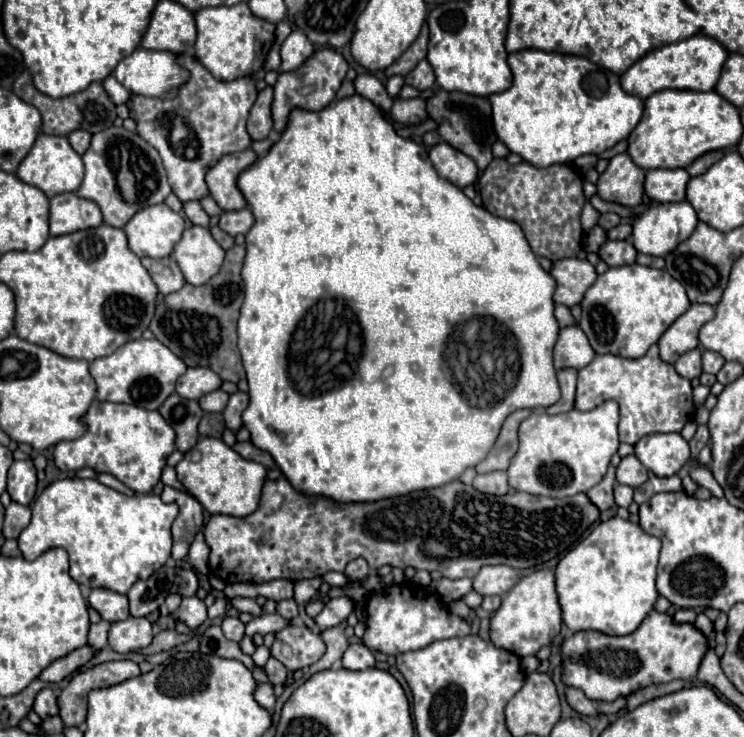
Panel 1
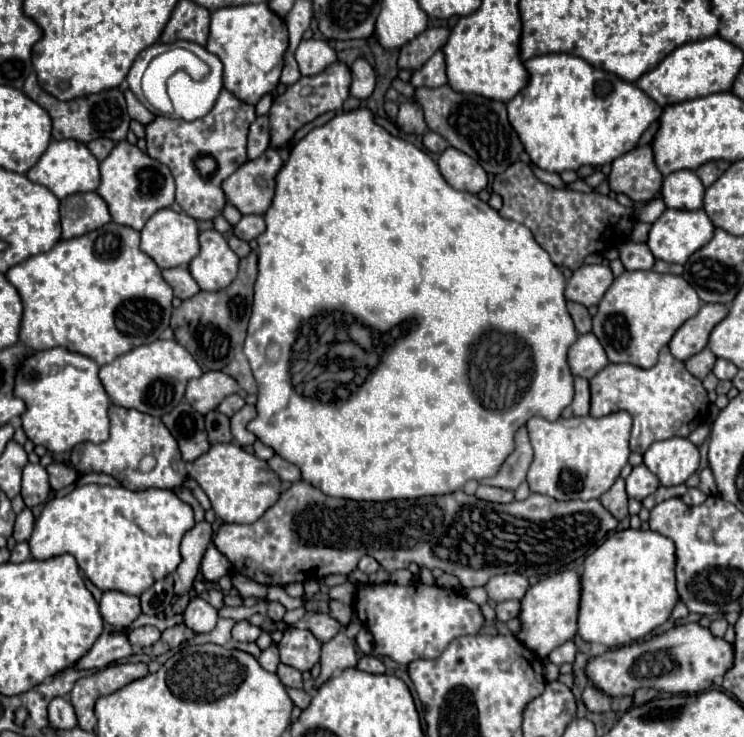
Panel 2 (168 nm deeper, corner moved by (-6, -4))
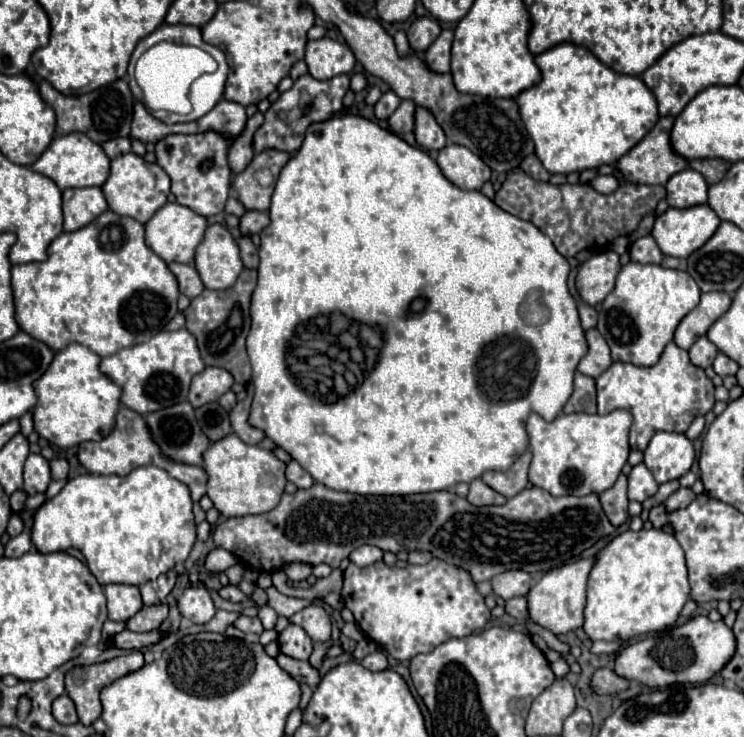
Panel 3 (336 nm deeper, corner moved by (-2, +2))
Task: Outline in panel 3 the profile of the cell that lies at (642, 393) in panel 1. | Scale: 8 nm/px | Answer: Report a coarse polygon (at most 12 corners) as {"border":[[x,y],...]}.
{"border":[[668,343],[658,363],[612,363],[596,377],[598,413],[634,415],[630,449],[684,433],[714,385]]}

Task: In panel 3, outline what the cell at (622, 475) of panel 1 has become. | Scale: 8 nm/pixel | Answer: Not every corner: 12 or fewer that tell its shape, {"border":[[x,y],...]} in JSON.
{"border":[[644,463],[628,475],[628,499],[642,503],[658,491]]}

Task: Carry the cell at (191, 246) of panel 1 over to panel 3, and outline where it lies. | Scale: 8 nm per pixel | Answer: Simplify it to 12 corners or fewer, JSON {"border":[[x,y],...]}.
{"border":[[210,225],[194,257],[206,289],[232,287],[244,269],[224,225]]}

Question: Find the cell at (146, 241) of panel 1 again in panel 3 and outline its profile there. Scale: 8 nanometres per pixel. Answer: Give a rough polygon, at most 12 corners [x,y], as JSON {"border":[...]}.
{"border":[[166,203],[144,225],[166,263],[192,263],[206,217]]}

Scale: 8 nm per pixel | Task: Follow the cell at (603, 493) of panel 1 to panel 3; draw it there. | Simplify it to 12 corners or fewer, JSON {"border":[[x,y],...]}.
{"border":[[626,475],[600,493],[614,527],[628,519]]}

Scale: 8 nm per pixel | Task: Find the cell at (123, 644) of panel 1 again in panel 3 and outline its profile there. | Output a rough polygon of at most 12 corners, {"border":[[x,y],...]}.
{"border":[[166,605],[140,609],[128,619],[136,633],[154,631],[168,617]]}

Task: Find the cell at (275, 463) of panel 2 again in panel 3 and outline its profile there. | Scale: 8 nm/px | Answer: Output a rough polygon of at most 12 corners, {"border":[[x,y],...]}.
{"border":[[292,459],[286,479],[300,489],[314,485],[314,479]]}

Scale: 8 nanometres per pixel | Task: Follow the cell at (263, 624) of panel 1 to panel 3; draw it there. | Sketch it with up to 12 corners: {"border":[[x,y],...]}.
{"border":[[320,605],[290,617],[312,641],[330,641],[330,617]]}

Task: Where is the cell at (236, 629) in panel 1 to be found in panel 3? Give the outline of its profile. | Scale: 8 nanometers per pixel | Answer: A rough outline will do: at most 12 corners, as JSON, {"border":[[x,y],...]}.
{"border":[[240,615],[234,627],[244,633],[260,635],[264,631],[258,617]]}

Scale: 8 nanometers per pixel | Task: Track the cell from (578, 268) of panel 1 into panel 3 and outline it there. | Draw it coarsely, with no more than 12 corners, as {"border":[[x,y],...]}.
{"border":[[618,253],[590,257],[576,275],[576,289],[588,305],[614,289]]}

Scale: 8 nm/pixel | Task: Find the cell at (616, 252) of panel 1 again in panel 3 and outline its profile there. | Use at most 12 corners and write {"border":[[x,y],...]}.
{"border":[[650,235],[630,245],[636,263],[660,263],[662,251]]}

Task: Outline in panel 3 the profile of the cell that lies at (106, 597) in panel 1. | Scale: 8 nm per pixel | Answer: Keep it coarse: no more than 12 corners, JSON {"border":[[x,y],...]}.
{"border":[[106,585],[108,619],[126,621],[142,607],[132,585]]}

